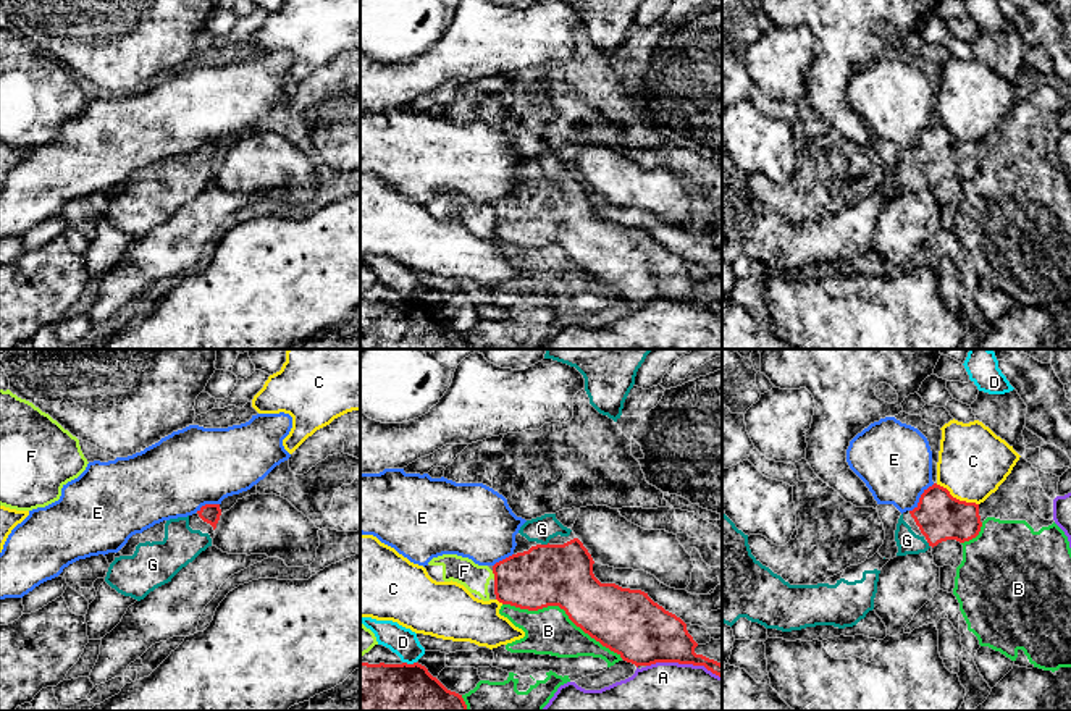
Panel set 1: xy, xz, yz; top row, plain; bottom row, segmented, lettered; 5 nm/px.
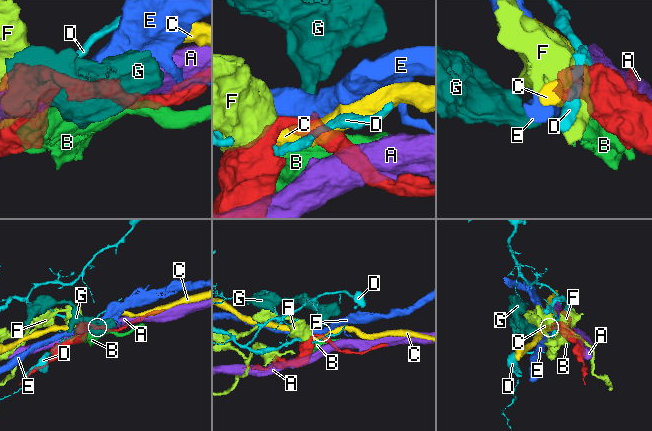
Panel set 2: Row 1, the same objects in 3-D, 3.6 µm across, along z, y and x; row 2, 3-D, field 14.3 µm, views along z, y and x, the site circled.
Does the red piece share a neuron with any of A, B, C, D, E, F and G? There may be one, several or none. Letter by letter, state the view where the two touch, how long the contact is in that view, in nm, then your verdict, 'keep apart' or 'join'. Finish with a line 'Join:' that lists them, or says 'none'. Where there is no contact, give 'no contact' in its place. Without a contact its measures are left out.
A: xz | 380 nm | keep apart
B: xz | 650 nm | keep apart
C: yz | 240 nm | keep apart
D: xz | 70 nm | keep apart
E: yz | 190 nm | keep apart
F: xz | 50 nm | keep apart
G: xz | 40 nm | join
Join: G

